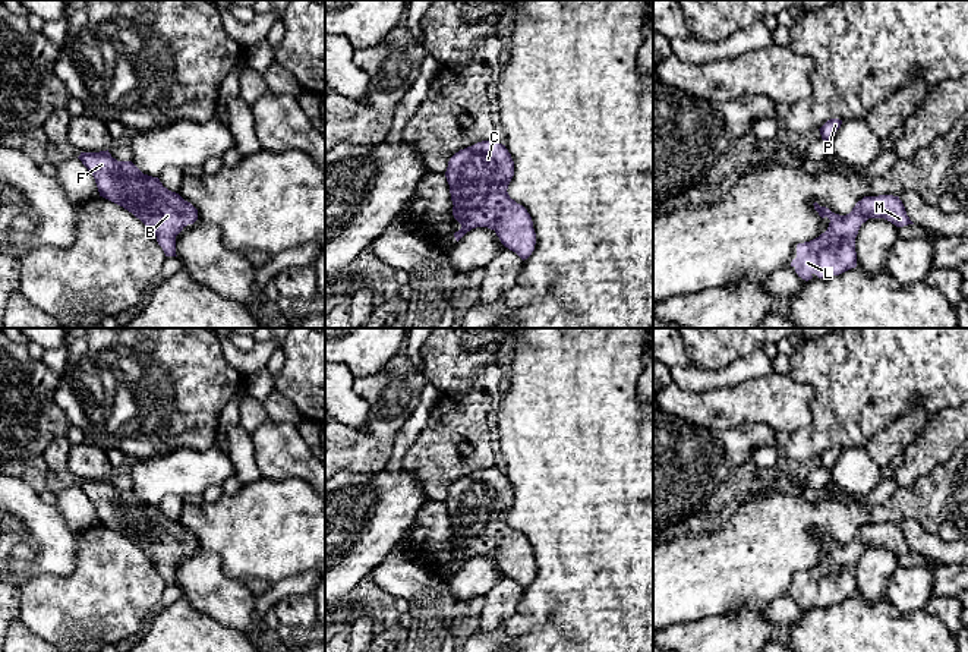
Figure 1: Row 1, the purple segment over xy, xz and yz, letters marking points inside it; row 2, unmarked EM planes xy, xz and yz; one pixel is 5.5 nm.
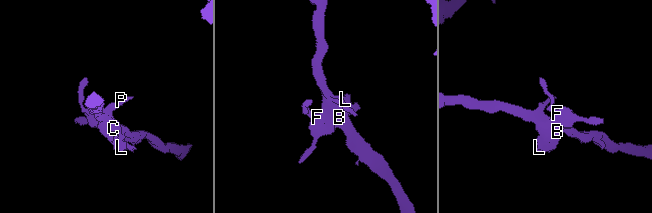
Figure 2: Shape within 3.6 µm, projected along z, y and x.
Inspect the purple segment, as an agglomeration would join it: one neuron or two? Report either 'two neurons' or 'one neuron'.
one neuron

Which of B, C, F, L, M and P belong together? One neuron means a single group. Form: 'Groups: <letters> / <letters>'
Groups: B C F L M P

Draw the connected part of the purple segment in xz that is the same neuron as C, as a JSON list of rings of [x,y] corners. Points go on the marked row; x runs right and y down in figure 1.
[[[482,141],[455,152],[445,171],[453,201],[453,215],[461,224],[454,233],[458,242],[476,227],[488,227],[496,233],[501,243],[515,252],[523,261],[535,251],[536,233],[527,210],[510,198],[507,189],[514,176],[514,161],[505,145],[498,141]]]

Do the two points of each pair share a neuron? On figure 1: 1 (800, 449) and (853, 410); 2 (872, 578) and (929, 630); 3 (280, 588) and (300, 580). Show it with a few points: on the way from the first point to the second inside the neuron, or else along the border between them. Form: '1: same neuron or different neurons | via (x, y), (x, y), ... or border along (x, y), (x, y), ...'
1: same neuron | via (813, 440), (839, 418)
2: different neurons | border along (857, 594), (869, 602), (885, 598)
3: same neuron | via (284, 588), (296, 585)

